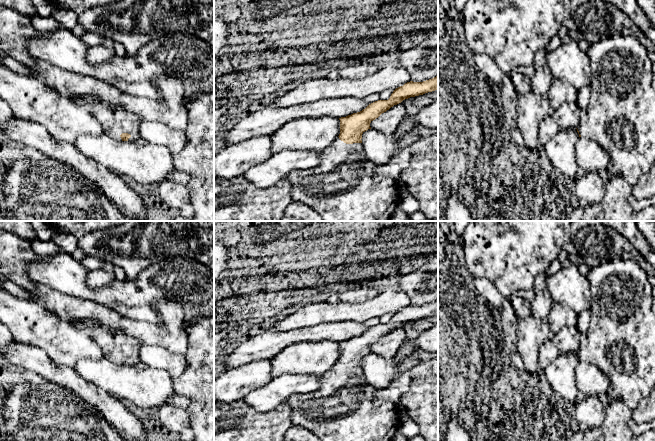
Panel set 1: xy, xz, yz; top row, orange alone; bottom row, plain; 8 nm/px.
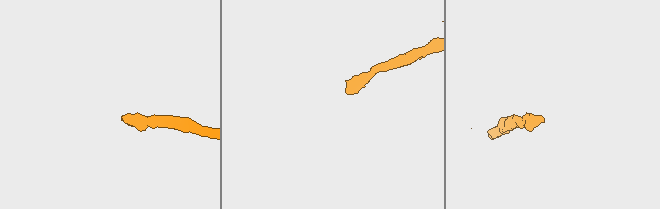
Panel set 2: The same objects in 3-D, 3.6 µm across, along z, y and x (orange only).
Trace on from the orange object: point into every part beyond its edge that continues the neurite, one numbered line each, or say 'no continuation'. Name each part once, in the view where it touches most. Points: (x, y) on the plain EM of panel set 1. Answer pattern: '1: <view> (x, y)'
1: xz (341, 409)

